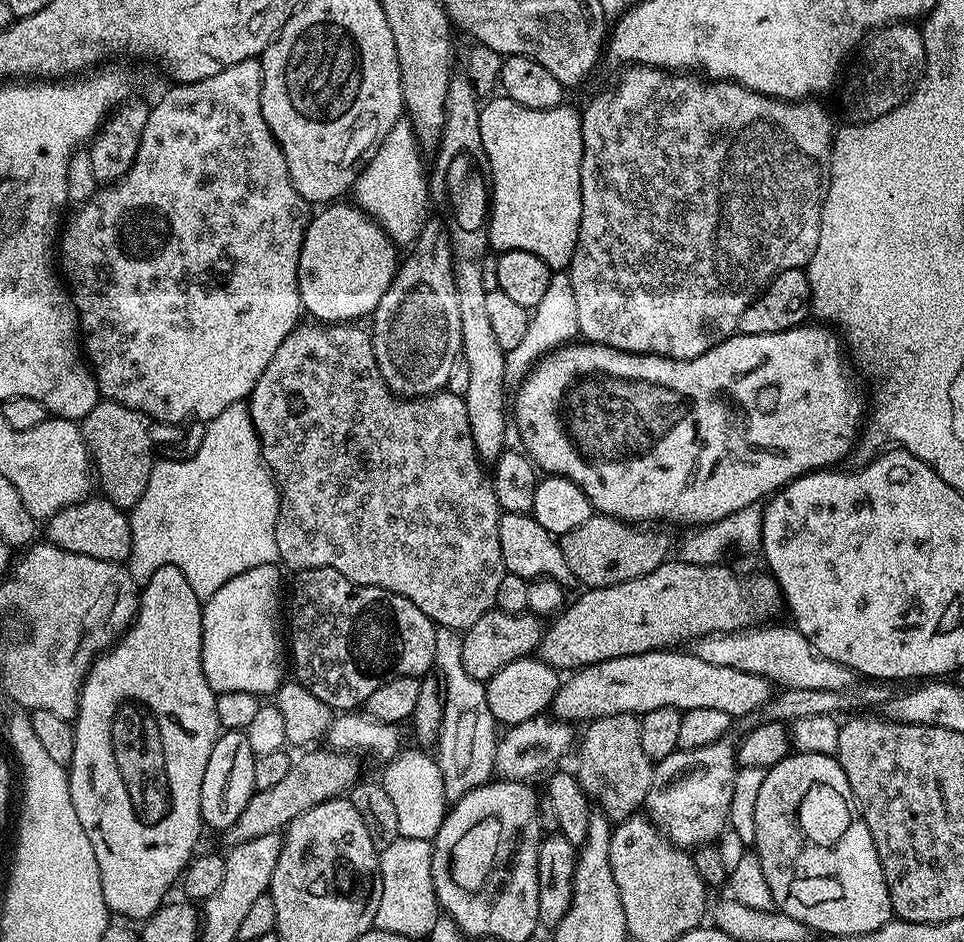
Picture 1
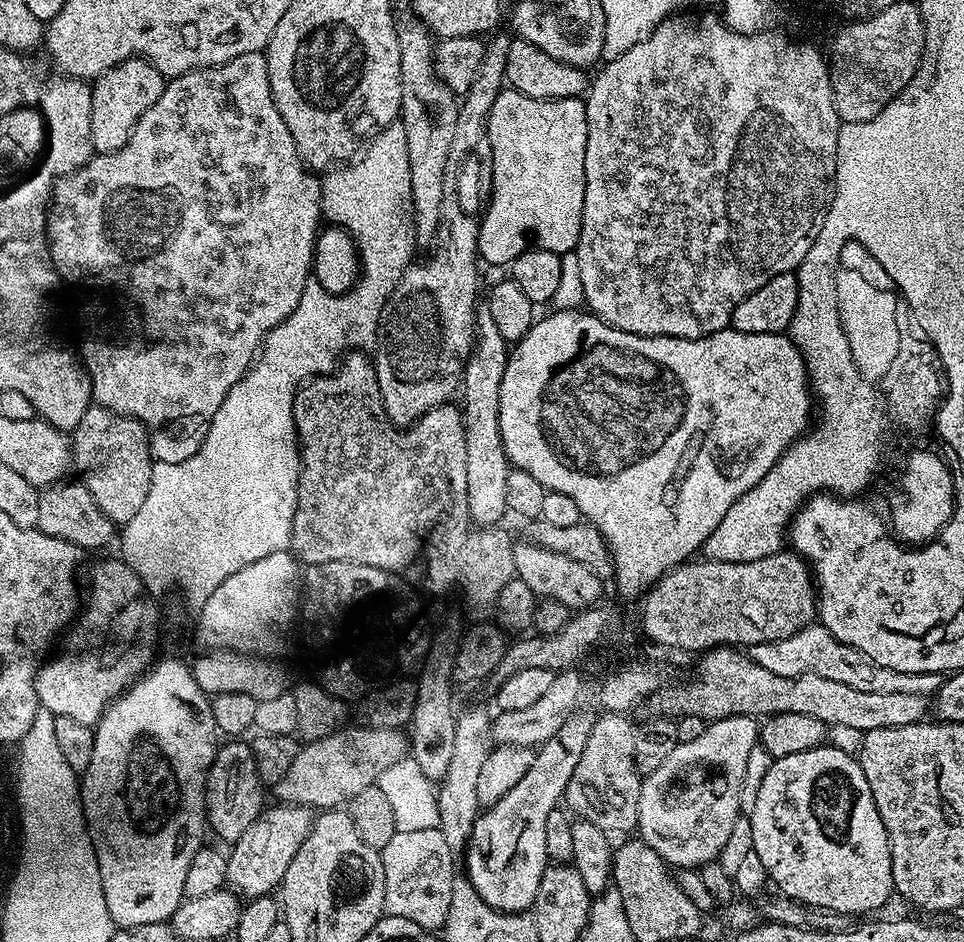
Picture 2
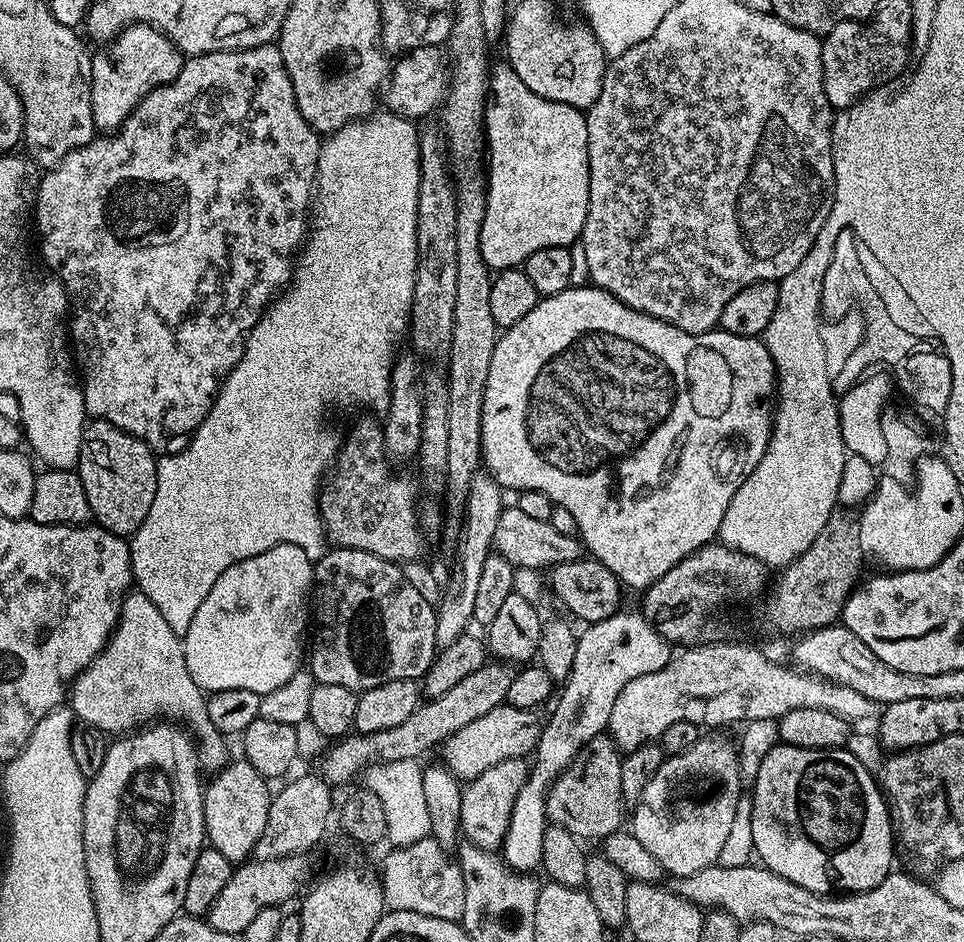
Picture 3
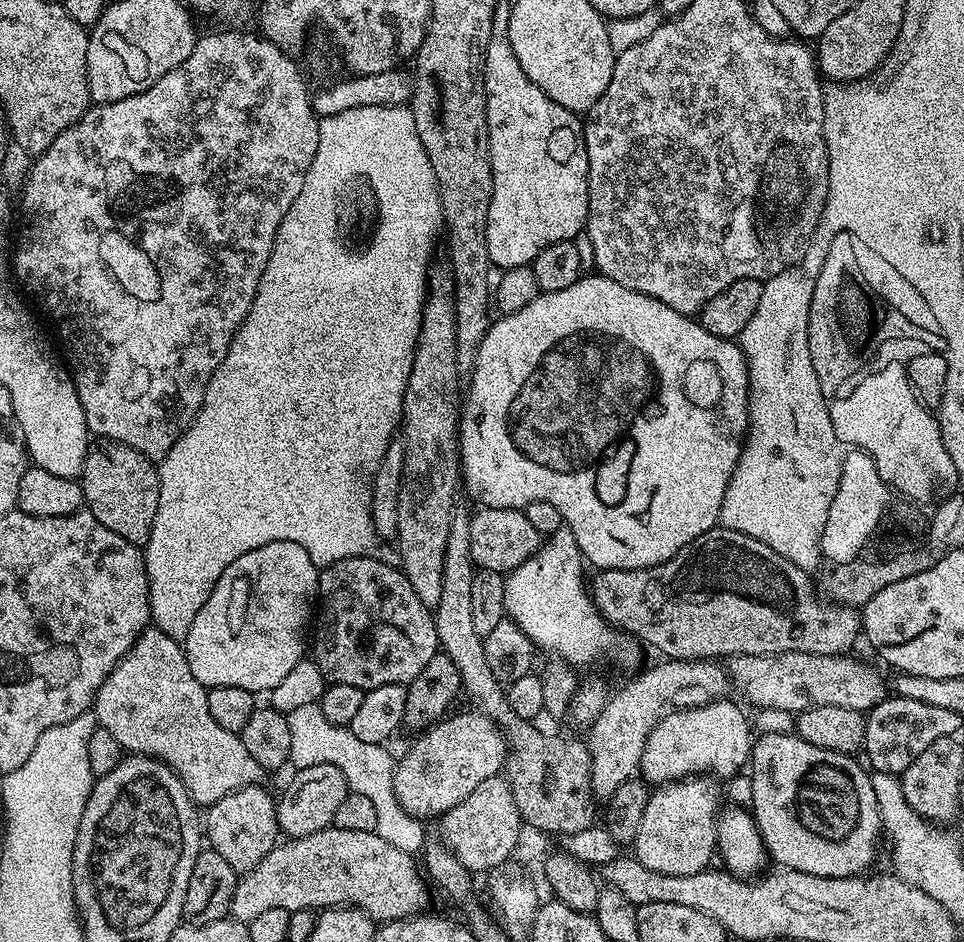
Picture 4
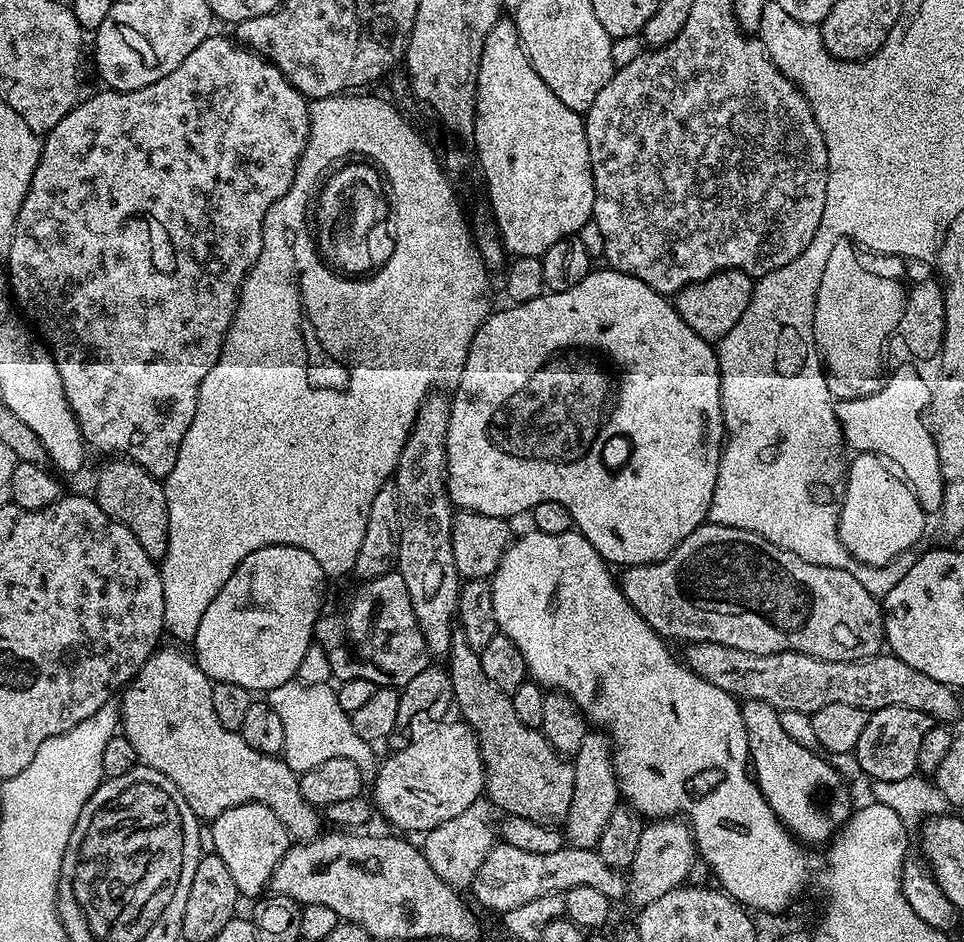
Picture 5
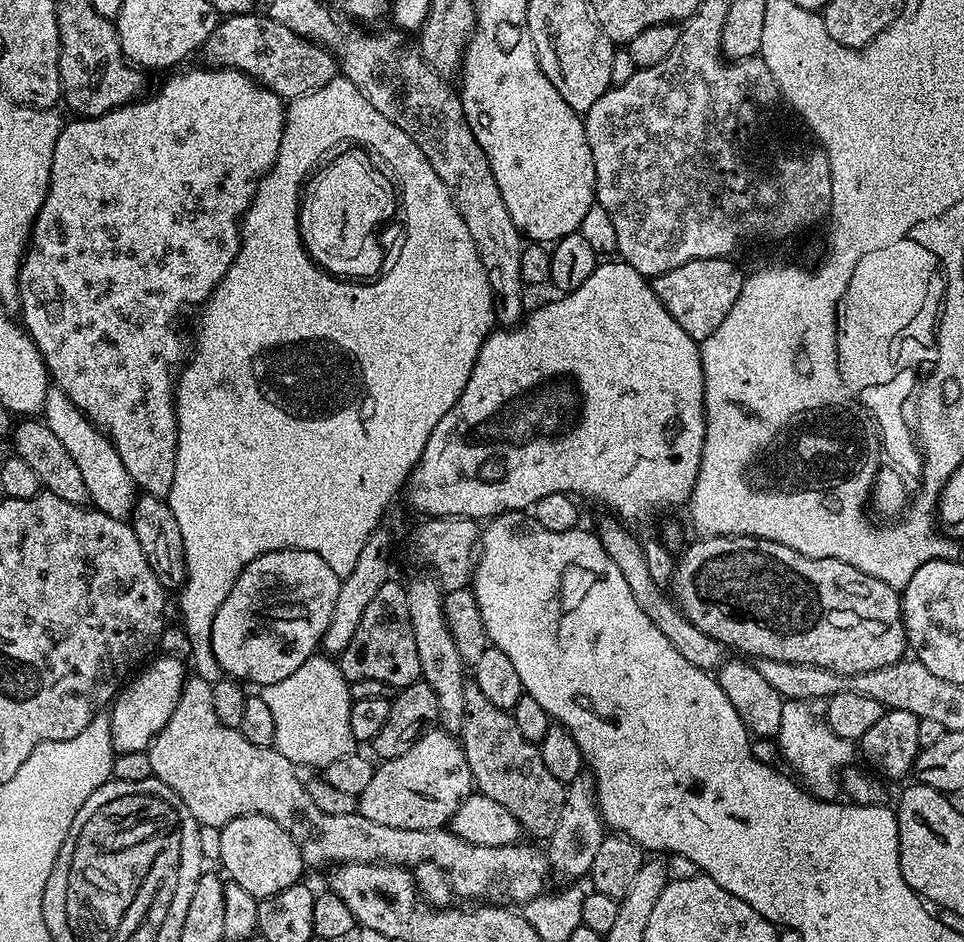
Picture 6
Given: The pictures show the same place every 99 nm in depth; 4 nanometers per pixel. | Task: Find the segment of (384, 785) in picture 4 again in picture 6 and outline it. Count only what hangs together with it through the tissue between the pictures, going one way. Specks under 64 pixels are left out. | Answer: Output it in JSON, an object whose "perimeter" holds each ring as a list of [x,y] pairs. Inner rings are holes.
{"perimeter":[[[314,654],[282,682],[263,685],[258,695],[274,717],[274,747],[290,763],[323,770],[334,758],[342,758],[357,747],[358,741],[350,734],[350,682],[335,659]]]}

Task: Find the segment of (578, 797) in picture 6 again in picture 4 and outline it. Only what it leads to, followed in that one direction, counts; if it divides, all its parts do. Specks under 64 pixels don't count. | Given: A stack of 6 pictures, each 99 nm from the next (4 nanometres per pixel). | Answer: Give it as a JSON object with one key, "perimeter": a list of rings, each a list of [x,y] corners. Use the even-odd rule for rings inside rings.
{"perimeter":[[[709,658],[707,660],[669,660],[665,659],[664,664],[656,664],[653,668],[648,668],[645,672],[640,673],[638,676],[634,677],[629,684],[624,685],[622,688],[618,689],[617,692],[613,691],[609,695],[608,700],[604,704],[604,709],[598,714],[598,718],[590,725],[587,729],[588,736],[586,735],[586,743],[588,749],[590,750],[590,782],[592,783],[592,794],[596,798],[607,798],[614,794],[614,790],[618,790],[618,786],[622,786],[622,782],[633,779],[640,771],[640,759],[644,753],[644,747],[646,742],[650,738],[650,734],[654,730],[654,726],[659,722],[663,716],[667,716],[670,710],[679,710],[681,708],[701,708],[703,704],[710,704],[713,700],[718,700],[729,695],[730,692],[730,681],[728,678],[727,671],[723,667],[720,668],[715,659]]]}

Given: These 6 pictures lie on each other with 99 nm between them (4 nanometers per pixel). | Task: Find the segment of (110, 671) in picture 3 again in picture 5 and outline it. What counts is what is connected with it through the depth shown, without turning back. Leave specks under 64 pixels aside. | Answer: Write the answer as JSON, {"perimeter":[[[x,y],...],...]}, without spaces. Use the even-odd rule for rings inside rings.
{"perimeter":[[[157,650],[148,657],[132,683],[123,689],[124,700],[119,701],[122,734],[130,742],[130,746],[134,746],[137,761],[145,768],[166,774],[166,778],[170,778],[170,782],[174,782],[174,786],[178,786],[178,790],[186,798],[186,806],[190,806],[190,810],[194,810],[201,821],[211,822],[218,814],[222,814],[222,810],[234,806],[261,804],[270,806],[270,810],[278,814],[278,822],[286,826],[293,841],[313,840],[315,836],[321,835],[317,809],[300,796],[297,773],[280,756],[267,756],[254,750],[254,746],[246,746],[239,732],[226,730],[226,726],[218,722],[218,714],[214,714],[212,685],[213,681],[209,680],[191,655]]]}

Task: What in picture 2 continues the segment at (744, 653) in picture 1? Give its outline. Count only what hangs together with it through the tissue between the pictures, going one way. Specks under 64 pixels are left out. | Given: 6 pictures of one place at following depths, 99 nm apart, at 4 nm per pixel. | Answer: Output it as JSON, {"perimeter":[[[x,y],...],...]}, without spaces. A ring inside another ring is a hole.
{"perimeter":[[[822,626],[803,628],[798,630],[798,634],[790,634],[790,638],[782,638],[777,644],[753,644],[750,659],[762,666],[762,670],[770,670],[770,674],[782,678],[811,674],[828,678],[830,682],[842,682],[842,686],[851,686],[853,690],[866,690],[873,694],[918,694],[928,698],[943,686],[946,679],[943,672],[903,672],[873,664],[856,648],[839,644]]]}

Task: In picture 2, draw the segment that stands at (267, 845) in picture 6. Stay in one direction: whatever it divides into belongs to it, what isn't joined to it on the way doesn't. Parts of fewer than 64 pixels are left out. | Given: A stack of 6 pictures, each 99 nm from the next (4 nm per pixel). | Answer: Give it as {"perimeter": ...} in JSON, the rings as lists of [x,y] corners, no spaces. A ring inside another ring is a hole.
{"perimeter":[[[232,738],[221,743],[216,750],[214,762],[208,767],[208,783],[204,789],[206,824],[227,842],[234,842],[246,834],[249,826],[260,817],[260,775],[254,762],[251,743],[240,738]]]}

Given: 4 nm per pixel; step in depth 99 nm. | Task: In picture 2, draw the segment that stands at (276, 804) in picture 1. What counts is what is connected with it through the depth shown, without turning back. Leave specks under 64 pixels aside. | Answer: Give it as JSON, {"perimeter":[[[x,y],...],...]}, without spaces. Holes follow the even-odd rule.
{"perimeter":[[[345,726],[326,738],[307,741],[290,770],[274,785],[275,799],[313,810],[336,810],[347,806],[366,786],[379,782],[382,770],[409,755],[410,740],[401,729],[359,727]]]}

